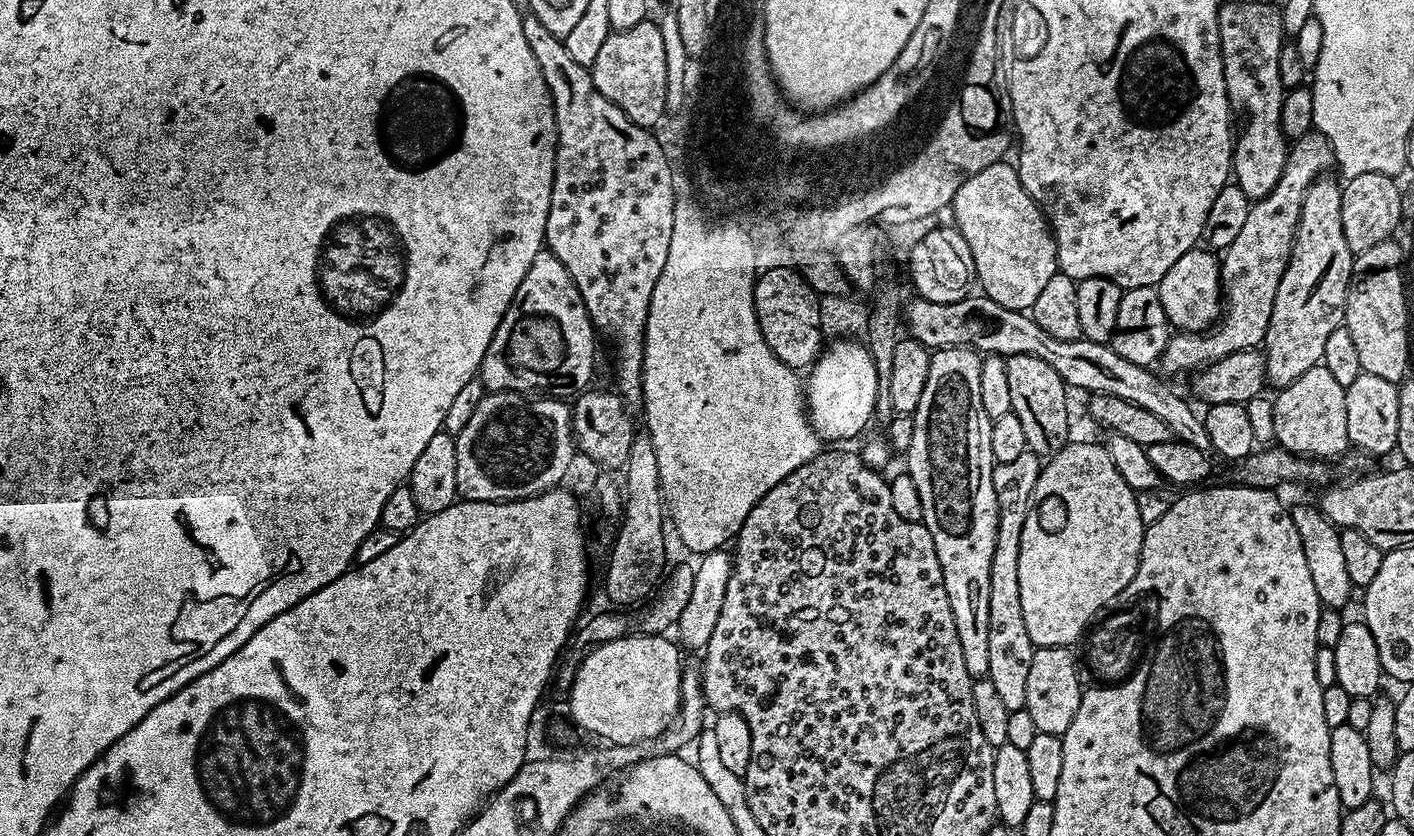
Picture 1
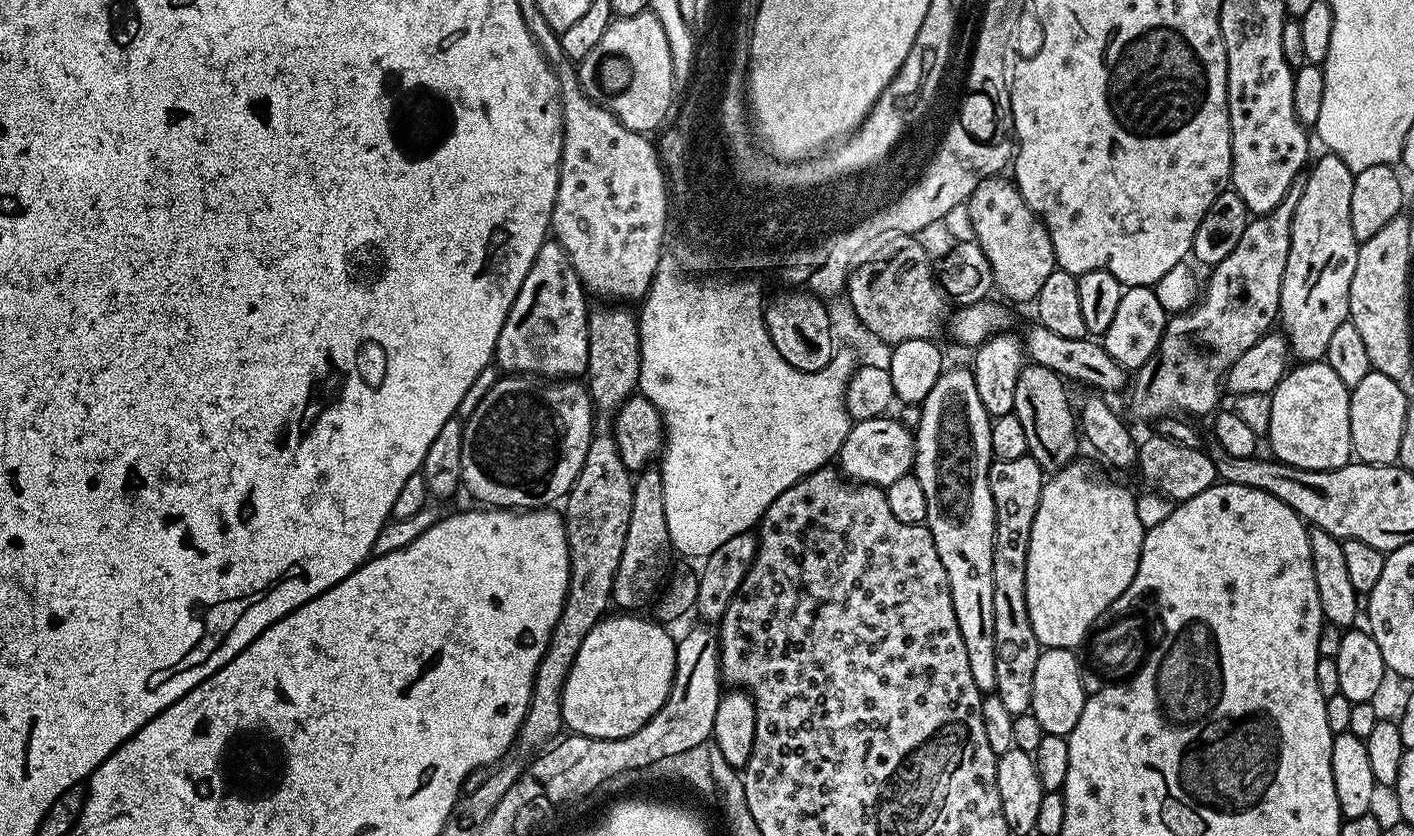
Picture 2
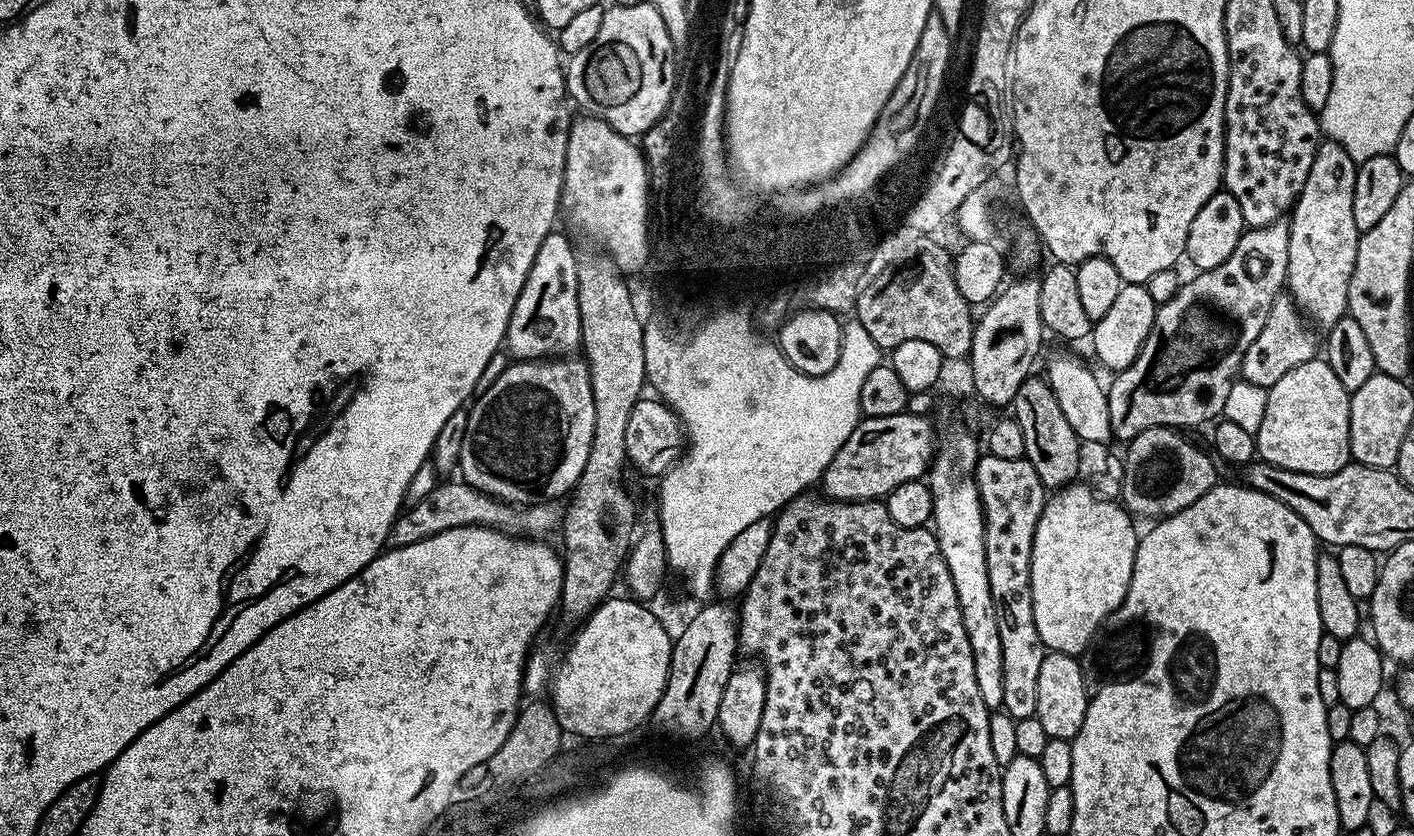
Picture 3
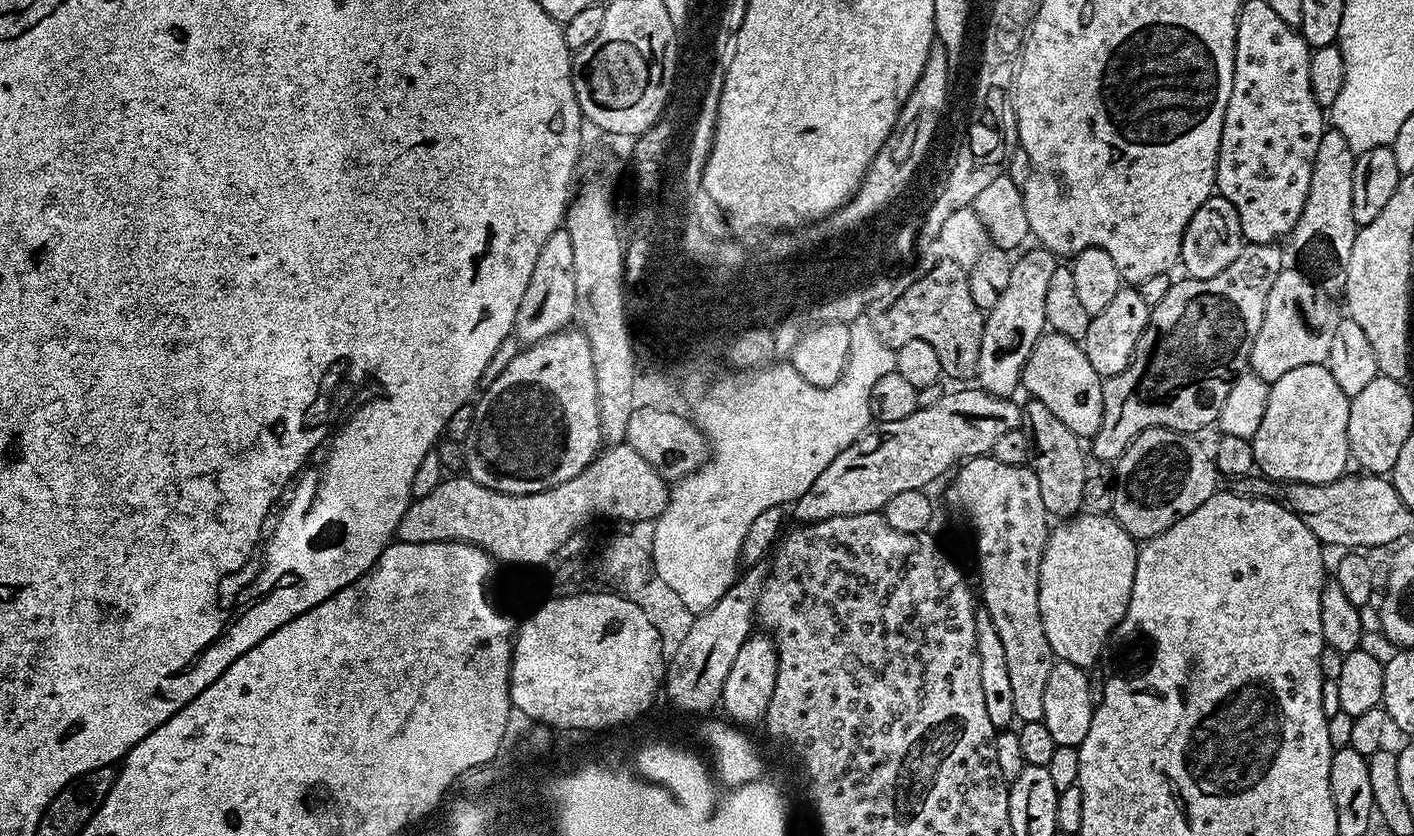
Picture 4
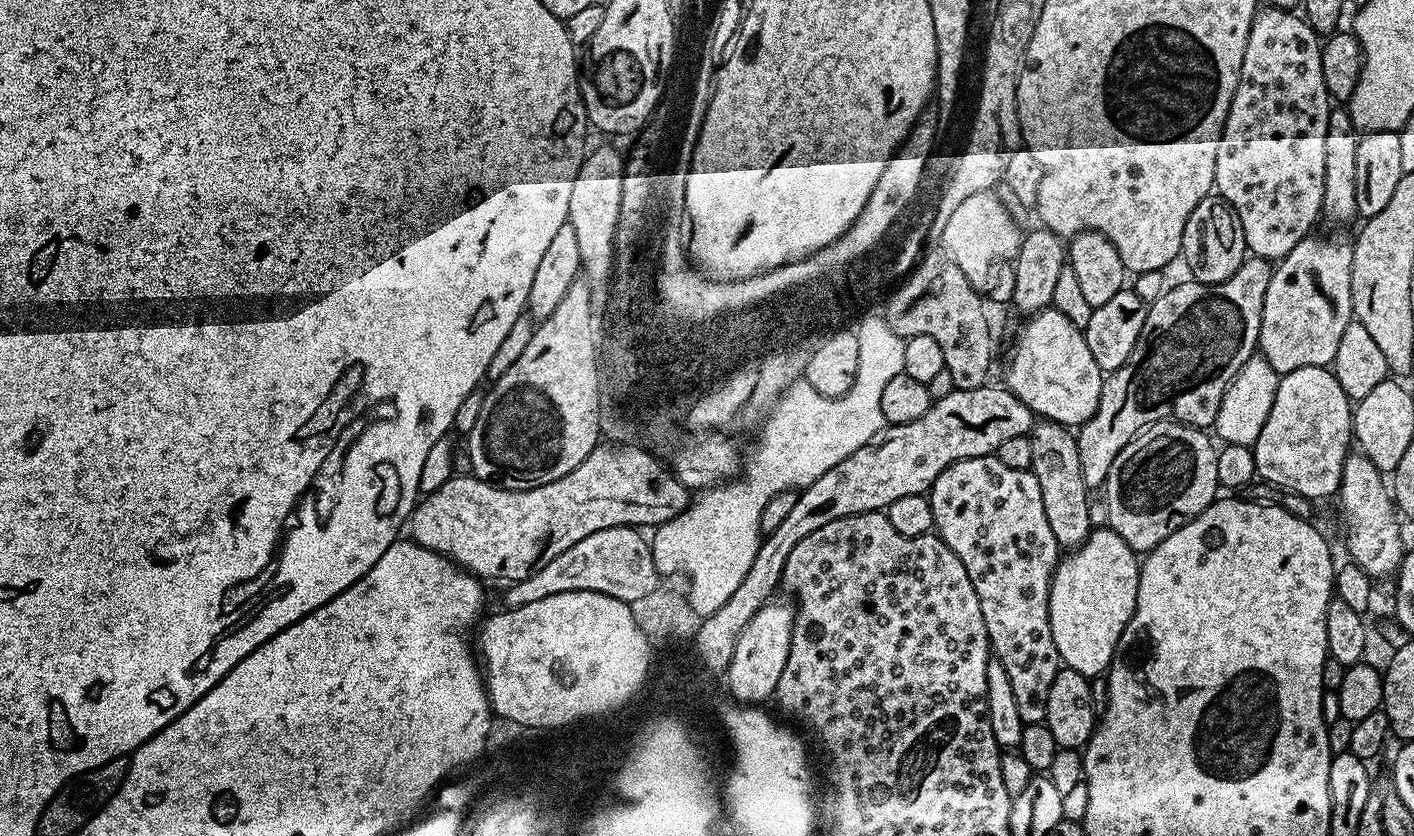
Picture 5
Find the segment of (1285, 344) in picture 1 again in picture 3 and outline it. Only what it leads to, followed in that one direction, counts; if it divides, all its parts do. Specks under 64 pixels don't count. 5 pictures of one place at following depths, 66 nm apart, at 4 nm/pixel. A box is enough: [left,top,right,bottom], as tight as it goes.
[1286,139,1362,330]

